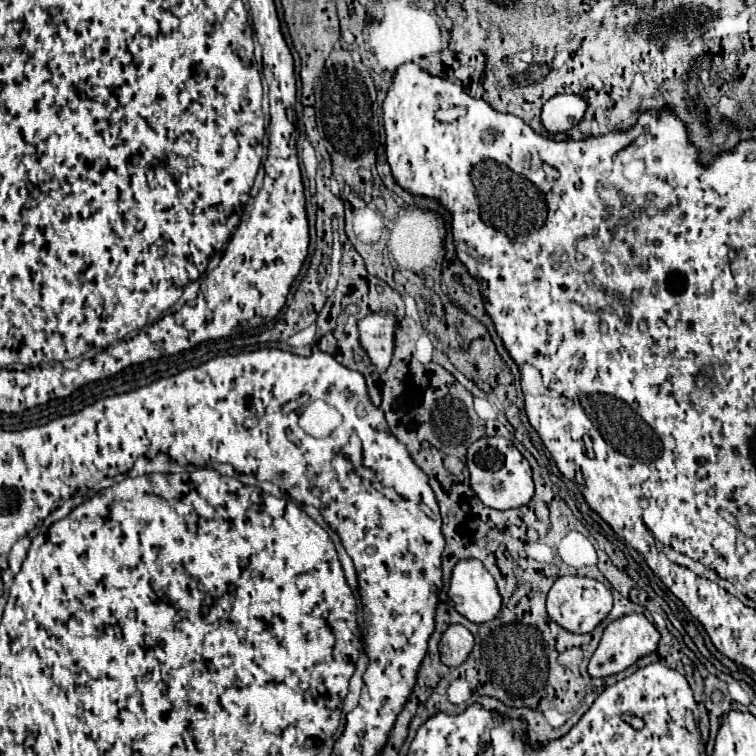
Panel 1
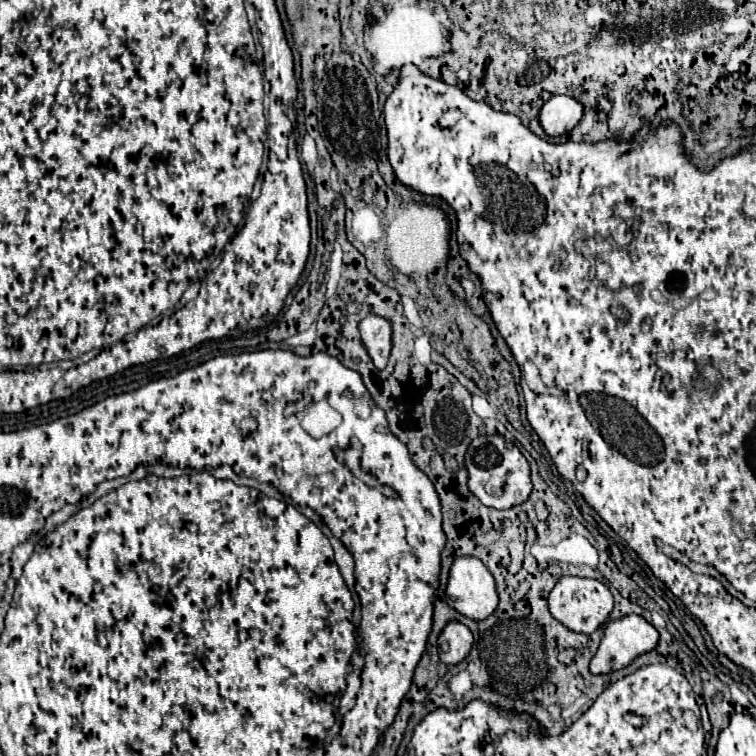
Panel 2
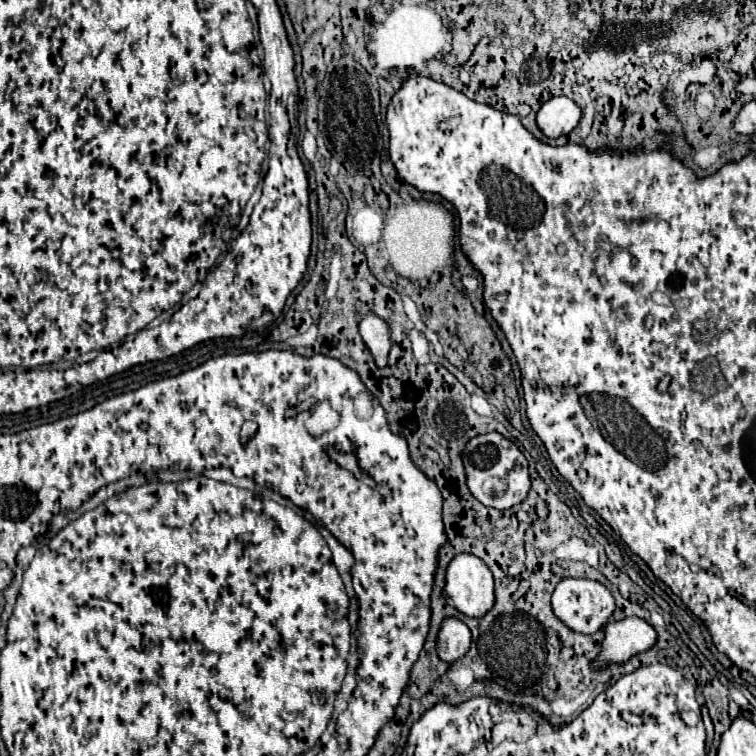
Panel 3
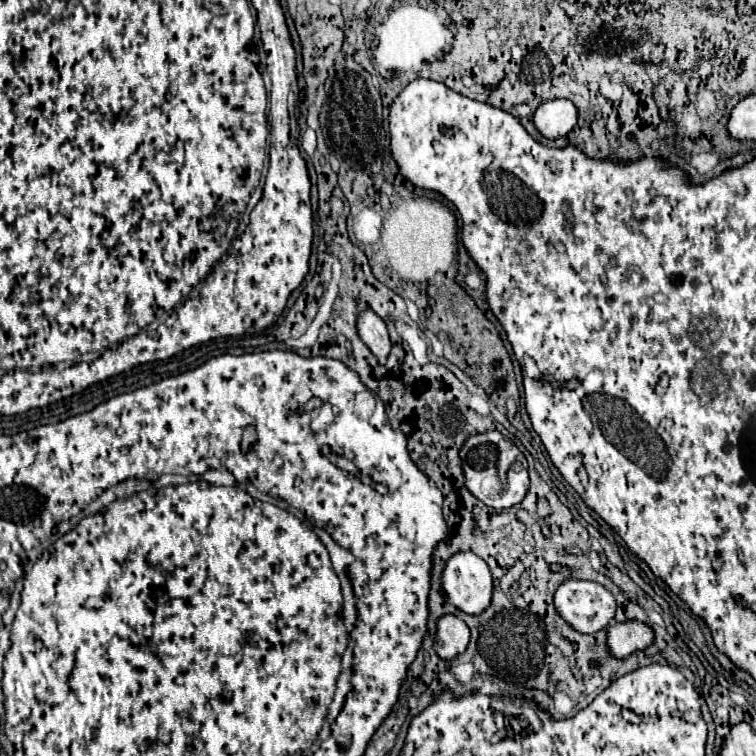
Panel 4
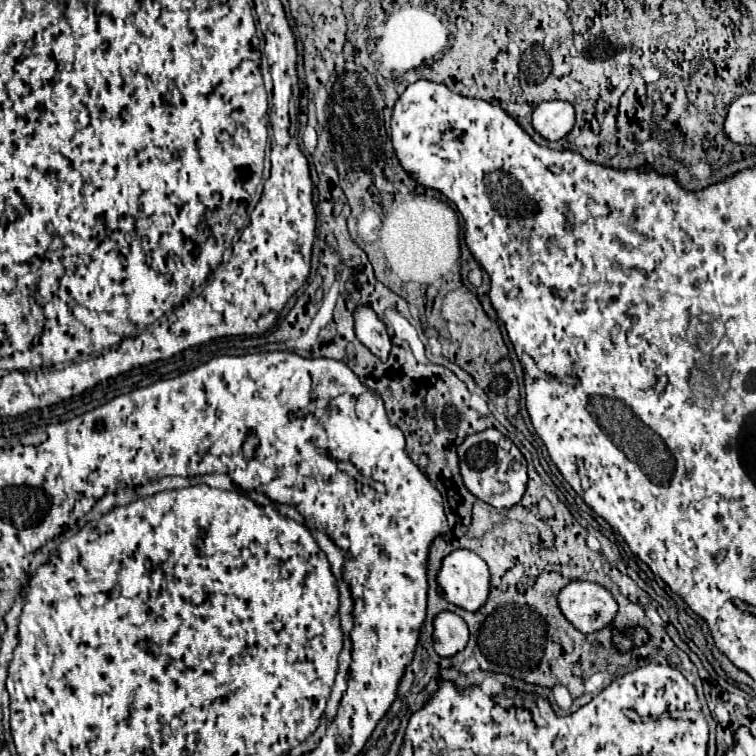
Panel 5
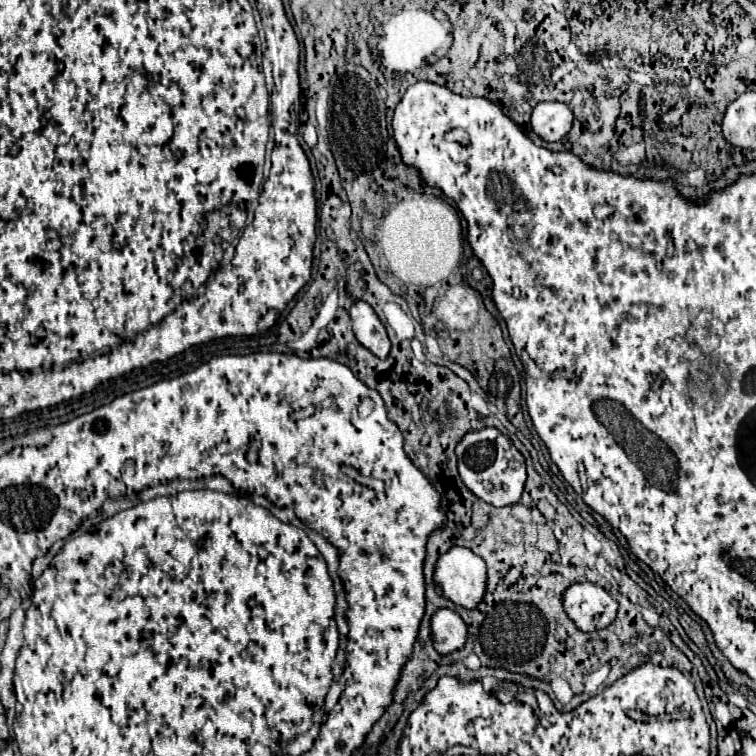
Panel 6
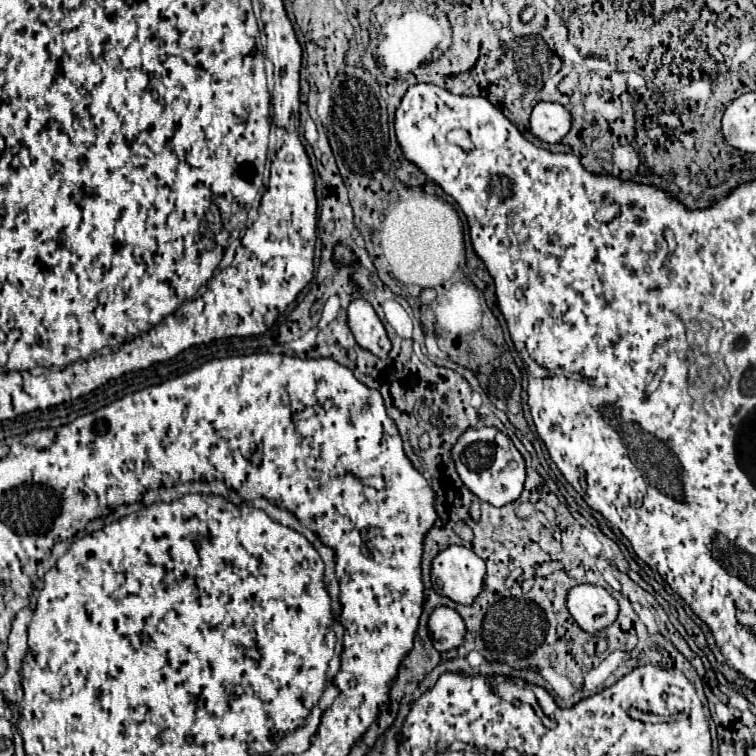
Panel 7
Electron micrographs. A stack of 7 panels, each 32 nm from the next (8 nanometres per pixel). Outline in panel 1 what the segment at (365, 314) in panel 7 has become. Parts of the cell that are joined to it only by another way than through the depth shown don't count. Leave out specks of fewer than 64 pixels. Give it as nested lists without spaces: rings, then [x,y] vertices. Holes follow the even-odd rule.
[[[372,312],[358,320],[360,344],[378,372],[386,372],[396,348],[398,318],[390,312]]]

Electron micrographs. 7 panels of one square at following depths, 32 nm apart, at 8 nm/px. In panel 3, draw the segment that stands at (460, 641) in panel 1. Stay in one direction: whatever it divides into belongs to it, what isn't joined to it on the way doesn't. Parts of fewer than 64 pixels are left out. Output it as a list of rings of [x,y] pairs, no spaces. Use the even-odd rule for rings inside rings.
[[[448,618],[444,620],[440,634],[438,634],[438,656],[442,662],[456,662],[458,658],[462,658],[472,644],[472,634],[468,630],[468,626],[456,618]]]

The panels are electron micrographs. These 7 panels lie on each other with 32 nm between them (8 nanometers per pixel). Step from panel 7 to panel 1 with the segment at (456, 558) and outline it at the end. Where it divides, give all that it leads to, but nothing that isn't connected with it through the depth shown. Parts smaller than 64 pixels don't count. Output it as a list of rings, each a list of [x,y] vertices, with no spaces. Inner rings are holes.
[[[462,560],[456,564],[448,598],[454,602],[456,612],[474,624],[486,624],[502,612],[502,596],[480,560]]]

